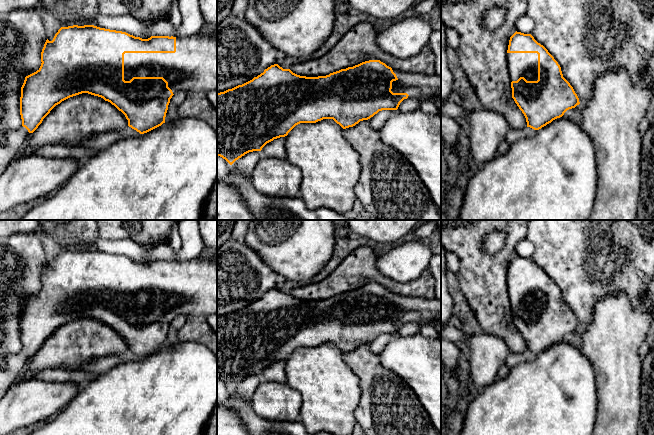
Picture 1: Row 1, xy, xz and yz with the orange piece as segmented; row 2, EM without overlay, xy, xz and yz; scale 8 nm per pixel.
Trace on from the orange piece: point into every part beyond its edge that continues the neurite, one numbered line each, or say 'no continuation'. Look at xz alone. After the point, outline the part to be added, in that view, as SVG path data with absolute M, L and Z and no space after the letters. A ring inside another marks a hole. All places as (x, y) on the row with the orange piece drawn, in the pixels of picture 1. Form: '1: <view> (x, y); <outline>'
1: xz (419, 86); M392 69L397 80L392 82L393 93L407 93L407 99L420 102L432 100L441 109L441 77L436 74L410 73Z

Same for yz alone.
1: yz (525, 65); M507 53L507 62L511 82L520 77L527 81L538 80L537 53Z

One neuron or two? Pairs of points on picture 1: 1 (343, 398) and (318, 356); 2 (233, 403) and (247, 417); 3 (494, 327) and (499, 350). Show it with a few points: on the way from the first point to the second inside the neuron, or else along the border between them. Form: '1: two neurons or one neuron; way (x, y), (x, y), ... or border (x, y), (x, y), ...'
1: one neuron; way (333, 388), (318, 373), (318, 366)
2: one neuron; way (236, 406), (244, 414)
3: two neurons; border (483, 331), (499, 336), (511, 351)

